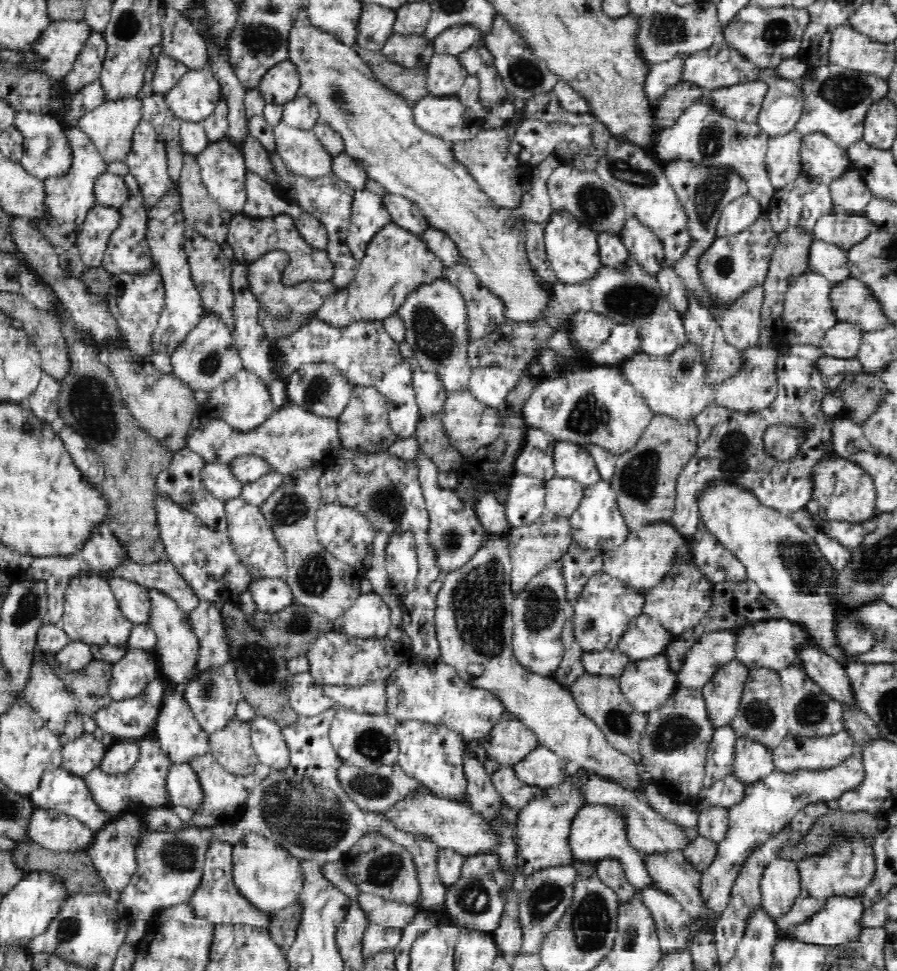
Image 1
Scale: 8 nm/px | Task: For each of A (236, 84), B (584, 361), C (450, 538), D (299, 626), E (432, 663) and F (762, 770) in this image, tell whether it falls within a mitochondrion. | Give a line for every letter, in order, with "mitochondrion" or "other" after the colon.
A: other
B: other
C: mitochondrion
D: mitochondrion
E: other
F: other

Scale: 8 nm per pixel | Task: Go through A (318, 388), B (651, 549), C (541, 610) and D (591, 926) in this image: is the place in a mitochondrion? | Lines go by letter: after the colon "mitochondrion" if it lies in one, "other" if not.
A: mitochondrion
B: other
C: mitochondrion
D: mitochondrion

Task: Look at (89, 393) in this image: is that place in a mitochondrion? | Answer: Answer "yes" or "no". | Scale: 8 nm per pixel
yes

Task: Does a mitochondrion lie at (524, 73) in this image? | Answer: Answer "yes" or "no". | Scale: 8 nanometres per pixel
yes

